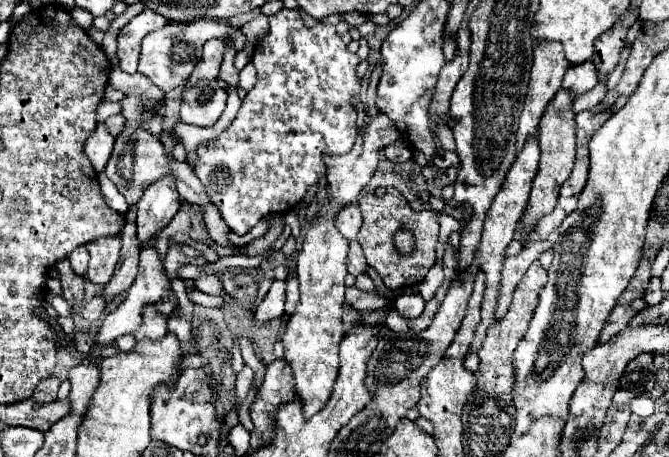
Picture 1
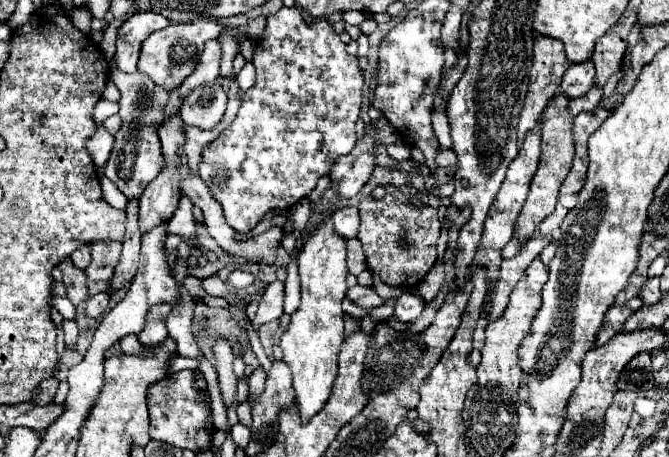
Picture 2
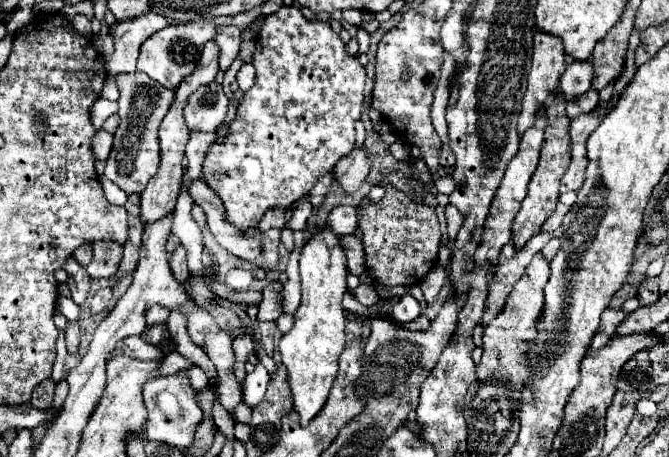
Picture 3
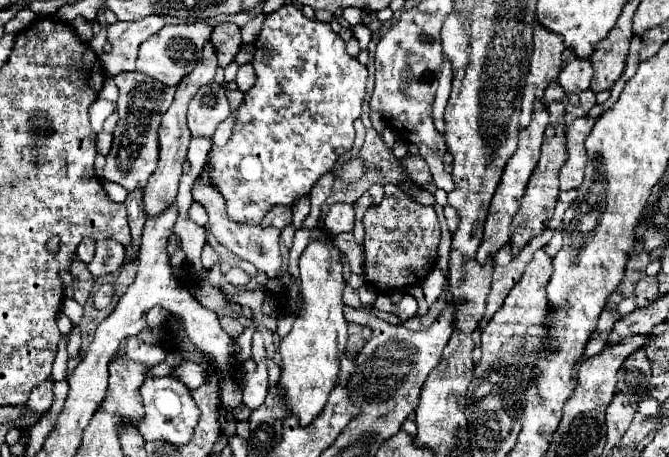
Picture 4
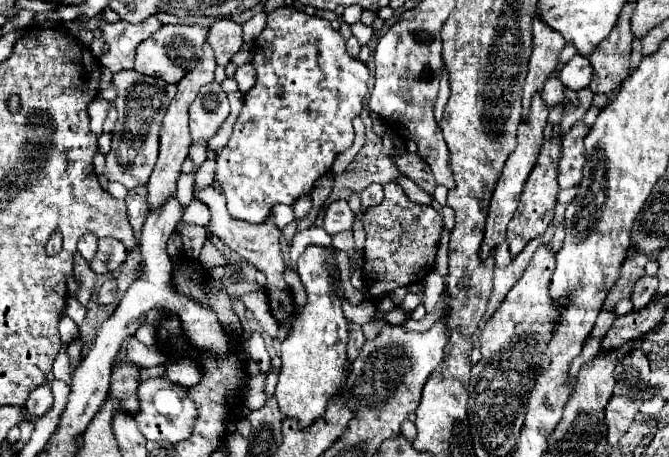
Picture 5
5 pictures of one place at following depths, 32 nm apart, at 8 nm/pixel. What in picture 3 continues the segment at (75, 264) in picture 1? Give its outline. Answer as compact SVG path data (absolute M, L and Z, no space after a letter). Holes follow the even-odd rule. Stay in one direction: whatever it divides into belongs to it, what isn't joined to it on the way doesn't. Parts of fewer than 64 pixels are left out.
M90 242L82 244L82 246L72 254L72 258L74 258L80 266L88 266L90 260L92 260L92 244L90 244Z

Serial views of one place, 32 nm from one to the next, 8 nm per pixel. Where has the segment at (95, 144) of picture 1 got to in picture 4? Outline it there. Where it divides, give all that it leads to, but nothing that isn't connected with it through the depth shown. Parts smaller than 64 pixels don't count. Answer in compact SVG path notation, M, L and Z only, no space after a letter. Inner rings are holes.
M100 132L100 134L96 136L96 152L102 154L102 156L108 156L110 146L112 146L112 134Z

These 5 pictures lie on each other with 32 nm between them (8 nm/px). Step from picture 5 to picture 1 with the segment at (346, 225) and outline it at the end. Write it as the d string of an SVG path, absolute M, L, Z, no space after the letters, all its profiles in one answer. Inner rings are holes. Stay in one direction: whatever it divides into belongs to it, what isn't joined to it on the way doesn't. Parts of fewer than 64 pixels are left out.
M356 204L346 206L338 216L336 216L336 228L340 230L342 236L346 236L348 240L356 240L356 234L362 226L362 214L360 208Z

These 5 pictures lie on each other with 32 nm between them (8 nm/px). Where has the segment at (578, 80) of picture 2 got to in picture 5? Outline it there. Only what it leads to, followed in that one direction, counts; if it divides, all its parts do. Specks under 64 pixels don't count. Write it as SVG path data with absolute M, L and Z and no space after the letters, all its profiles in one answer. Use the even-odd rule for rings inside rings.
M576 54L562 70L560 70L560 82L568 88L568 90L582 90L588 88L590 80L592 80L592 66L588 62L588 58Z

